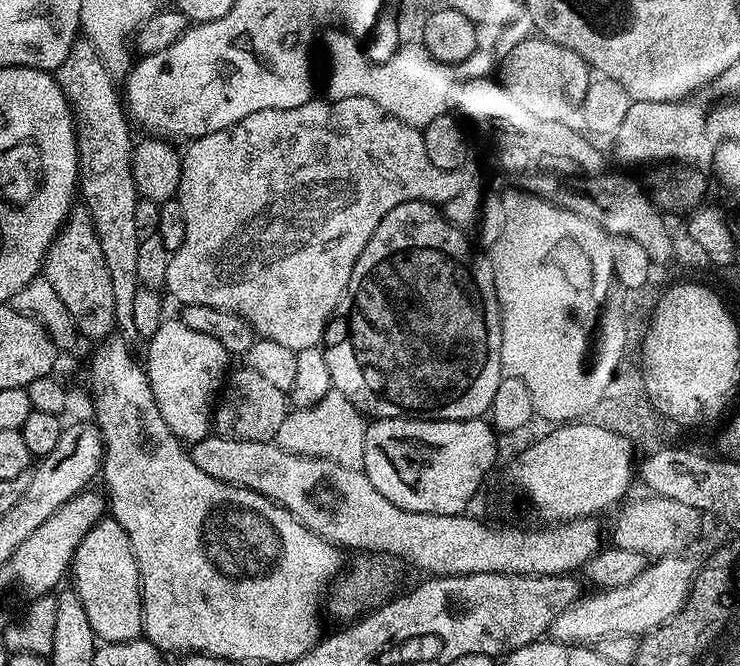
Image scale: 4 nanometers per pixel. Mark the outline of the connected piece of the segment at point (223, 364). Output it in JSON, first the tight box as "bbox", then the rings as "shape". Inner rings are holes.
{"bbox":[147,318,230,442],"shape":[[[180,318],[165,319],[164,325],[153,334],[147,344],[148,385],[154,394],[156,410],[162,418],[162,422],[182,442],[204,440],[213,431],[214,405],[217,403],[218,393],[226,379],[226,373],[229,371],[230,354],[226,350],[226,346],[222,346],[222,342],[217,342],[214,338],[209,338],[207,334],[198,334],[198,330],[190,330],[190,326],[186,326],[183,319]]]}

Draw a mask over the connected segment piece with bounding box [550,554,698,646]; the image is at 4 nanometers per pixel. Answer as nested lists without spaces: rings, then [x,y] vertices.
[[[688,554],[662,556],[653,559],[643,570],[642,574],[630,586],[618,586],[595,591],[587,598],[581,598],[572,604],[570,610],[552,622],[550,629],[551,639],[557,644],[570,644],[575,646],[596,646],[612,636],[635,636],[643,638],[656,628],[675,618],[688,601],[688,593],[692,590],[692,582],[696,578],[698,564],[688,557]]]

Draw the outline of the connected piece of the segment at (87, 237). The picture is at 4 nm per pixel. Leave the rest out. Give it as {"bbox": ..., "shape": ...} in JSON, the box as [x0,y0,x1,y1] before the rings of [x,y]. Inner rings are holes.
{"bbox":[42,206,116,342],"shape":[[[76,206],[68,213],[64,227],[53,238],[48,253],[44,255],[42,276],[50,282],[50,286],[54,286],[54,294],[62,298],[66,310],[72,315],[72,324],[83,339],[85,336],[91,342],[99,342],[113,335],[116,315],[110,270],[106,270],[102,242],[98,242],[98,234],[87,208]]]}

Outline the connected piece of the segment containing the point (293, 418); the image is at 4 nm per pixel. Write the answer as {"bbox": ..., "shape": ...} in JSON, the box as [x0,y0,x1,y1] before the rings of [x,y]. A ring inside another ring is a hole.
{"bbox":[274,390,368,469],"shape":[[[333,390],[328,392],[321,404],[316,404],[313,408],[298,408],[289,411],[282,426],[278,426],[278,434],[274,442],[282,450],[286,450],[294,456],[320,457],[322,460],[329,460],[347,468],[363,469],[367,429],[368,424],[364,413],[358,411],[343,394]]]}

